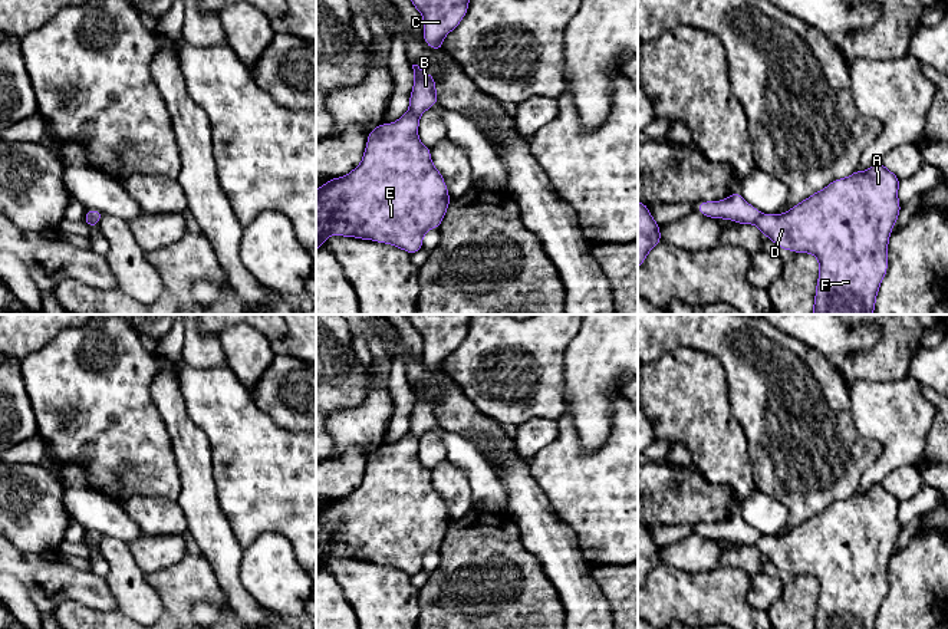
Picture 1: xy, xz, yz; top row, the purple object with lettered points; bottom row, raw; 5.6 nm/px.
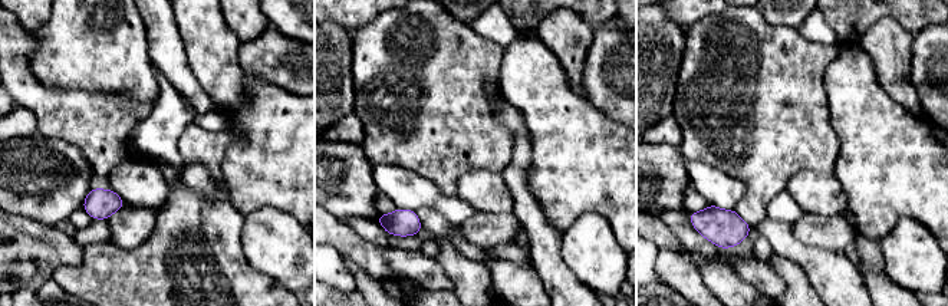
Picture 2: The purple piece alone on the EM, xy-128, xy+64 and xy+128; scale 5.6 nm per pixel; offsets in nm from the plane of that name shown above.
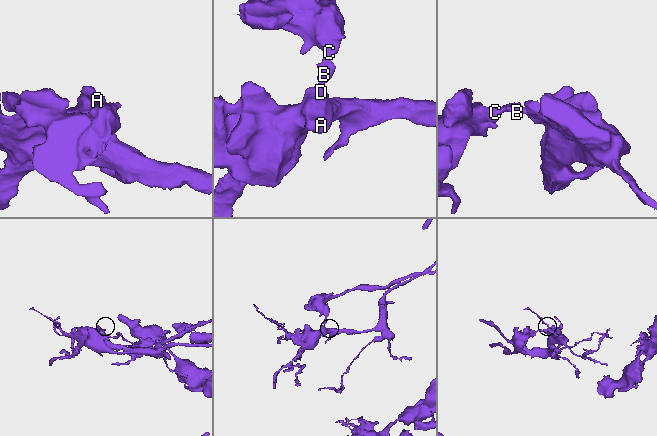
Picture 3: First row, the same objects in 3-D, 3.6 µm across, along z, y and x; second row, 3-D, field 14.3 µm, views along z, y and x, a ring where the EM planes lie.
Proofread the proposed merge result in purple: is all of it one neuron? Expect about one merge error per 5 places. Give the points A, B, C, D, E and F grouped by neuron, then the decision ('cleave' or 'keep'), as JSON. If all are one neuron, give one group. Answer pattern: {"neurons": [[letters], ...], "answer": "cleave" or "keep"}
{"neurons": [["A", "D", "E", "F"], ["B", "C"]], "answer": "cleave"}

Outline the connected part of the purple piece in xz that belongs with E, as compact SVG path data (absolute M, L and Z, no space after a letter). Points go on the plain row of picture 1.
M408 432L396 444L381 445L368 457L362 484L340 500L330 500L316 511L316 572L329 557L355 559L392 566L411 577L422 570L424 556L441 547L451 523L441 494L431 483L431 471L418 460L419 437Z

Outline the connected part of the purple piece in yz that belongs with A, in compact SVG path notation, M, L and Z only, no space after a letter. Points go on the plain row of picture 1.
M876 484L868 493L856 491L847 500L835 501L784 536L761 536L757 540L756 547L761 556L779 570L817 579L819 600L813 629L875 629L876 616L888 593L889 557L902 531L898 521L899 503L882 484Z

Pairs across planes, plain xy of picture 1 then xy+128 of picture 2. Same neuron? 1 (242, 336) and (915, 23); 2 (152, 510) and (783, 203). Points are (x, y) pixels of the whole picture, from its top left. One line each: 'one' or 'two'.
1: two
2: two

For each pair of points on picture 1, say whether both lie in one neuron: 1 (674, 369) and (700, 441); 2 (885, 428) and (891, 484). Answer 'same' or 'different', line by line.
1: same
2: different

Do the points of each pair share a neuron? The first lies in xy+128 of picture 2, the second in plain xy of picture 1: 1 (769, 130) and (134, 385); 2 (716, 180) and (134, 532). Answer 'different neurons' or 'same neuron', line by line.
1: same neuron
2: same neuron

